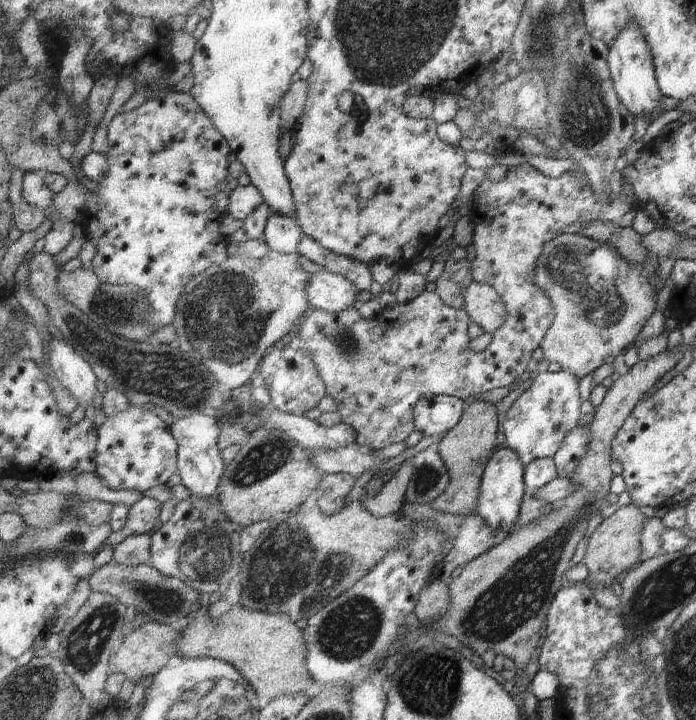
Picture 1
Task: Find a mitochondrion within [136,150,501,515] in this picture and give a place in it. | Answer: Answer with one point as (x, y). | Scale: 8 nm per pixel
(225, 320)

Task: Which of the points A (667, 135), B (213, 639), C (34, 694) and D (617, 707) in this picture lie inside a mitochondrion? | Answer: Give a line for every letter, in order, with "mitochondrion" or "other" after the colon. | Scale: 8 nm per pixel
A: other
B: other
C: mitochondrion
D: mitochondrion

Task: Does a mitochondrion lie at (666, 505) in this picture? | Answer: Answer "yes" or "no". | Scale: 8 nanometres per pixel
no

